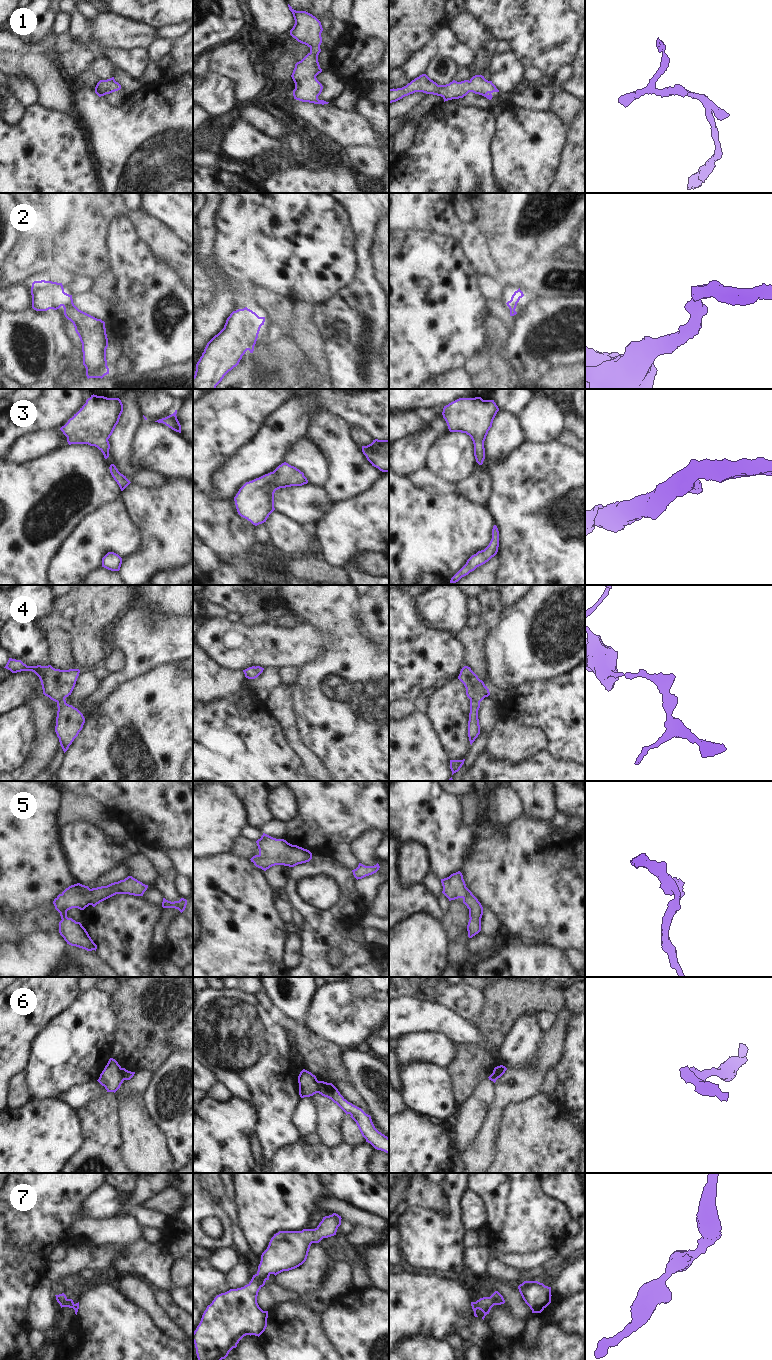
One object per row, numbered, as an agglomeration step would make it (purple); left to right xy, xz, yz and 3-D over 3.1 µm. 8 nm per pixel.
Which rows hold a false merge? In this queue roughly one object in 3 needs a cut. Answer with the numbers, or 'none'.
6

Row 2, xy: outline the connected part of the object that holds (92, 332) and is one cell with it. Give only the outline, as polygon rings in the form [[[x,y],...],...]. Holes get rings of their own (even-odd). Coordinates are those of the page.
[[[34,281],[31,287],[32,308],[36,311],[64,308],[82,343],[83,365],[87,378],[103,378],[109,374],[106,360],[108,338],[105,322],[81,310],[73,303],[72,295],[64,292],[62,283]]]

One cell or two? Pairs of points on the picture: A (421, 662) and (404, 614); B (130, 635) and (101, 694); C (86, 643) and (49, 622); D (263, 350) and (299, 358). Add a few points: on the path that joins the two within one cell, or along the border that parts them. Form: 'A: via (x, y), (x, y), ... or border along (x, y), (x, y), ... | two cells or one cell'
A: via (409, 650), (403, 644), (403, 626) | one cell
B: via (131, 651), (131, 668), (121, 678), (117, 679) | one cell
C: via (77, 634), (65, 622), (58, 622) | one cell
D: via (272, 354), (276, 358), (290, 358) | one cell

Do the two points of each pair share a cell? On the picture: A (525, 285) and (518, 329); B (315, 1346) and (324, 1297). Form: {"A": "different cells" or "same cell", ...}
{"A": "different cells", "B": "different cells"}

